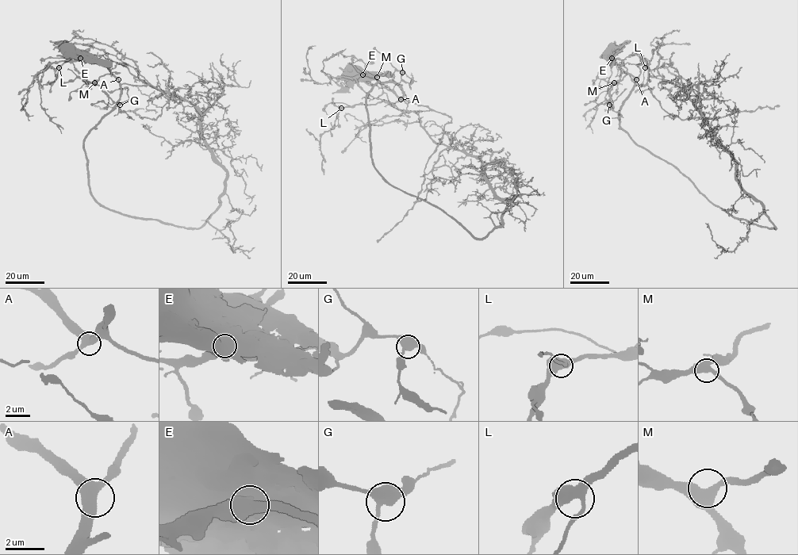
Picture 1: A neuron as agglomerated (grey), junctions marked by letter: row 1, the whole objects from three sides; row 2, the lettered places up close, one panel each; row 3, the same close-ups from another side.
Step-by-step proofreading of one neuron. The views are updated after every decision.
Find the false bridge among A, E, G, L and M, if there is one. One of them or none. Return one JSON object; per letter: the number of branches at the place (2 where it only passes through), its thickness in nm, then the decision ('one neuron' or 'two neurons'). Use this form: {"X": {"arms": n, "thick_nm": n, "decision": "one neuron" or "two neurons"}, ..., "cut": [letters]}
{"A": {"arms": 3, "thick_nm": 460, "decision": "one neuron"}, "E": {"arms": 3, "thick_nm": 650, "decision": "two neurons"}, "G": {"arms": 3, "thick_nm": 550, "decision": "one neuron"}, "L": {"arms": 3, "thick_nm": 550, "decision": "one neuron"}, "M": {"arms": 3, "thick_nm": 440, "decision": "one neuron"}, "cut": ["E"]}

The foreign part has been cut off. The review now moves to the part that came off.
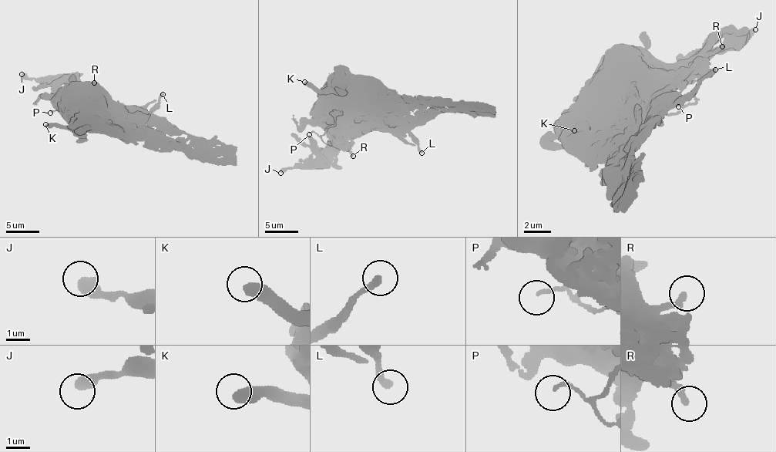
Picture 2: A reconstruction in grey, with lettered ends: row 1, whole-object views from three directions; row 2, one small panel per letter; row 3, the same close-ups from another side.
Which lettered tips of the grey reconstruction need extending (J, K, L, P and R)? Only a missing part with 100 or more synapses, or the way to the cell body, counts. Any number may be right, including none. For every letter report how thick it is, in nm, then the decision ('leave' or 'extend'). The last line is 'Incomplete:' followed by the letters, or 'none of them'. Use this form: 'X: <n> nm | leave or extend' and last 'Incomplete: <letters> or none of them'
J: 500 nm | leave
K: 500 nm | leave
L: 320 nm | leave
P: 140 nm | leave
R: 280 nm | leave
Incomplete: none of them

